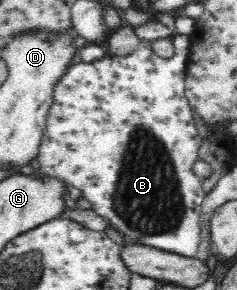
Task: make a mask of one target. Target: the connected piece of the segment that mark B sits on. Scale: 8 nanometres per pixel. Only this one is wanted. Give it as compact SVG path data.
M180 34L176 40L175 54L172 58L162 58L158 56L151 46L139 46L128 56L118 56L113 53L106 54L101 59L86 63L72 64L68 72L56 82L54 86L54 102L50 106L46 124L44 127L42 142L40 142L38 160L40 166L36 171L33 168L23 168L22 174L33 174L37 178L58 178L64 183L74 186L81 191L83 198L92 204L92 209L102 218L105 218L110 226L115 228L127 242L140 243L143 245L159 248L166 252L173 252L177 255L194 257L200 244L200 224L201 202L206 196L202 189L202 182L194 173L192 166L199 160L199 150L201 138L196 128L194 120L194 108L185 97L185 78L190 54L190 40L188 35Z

